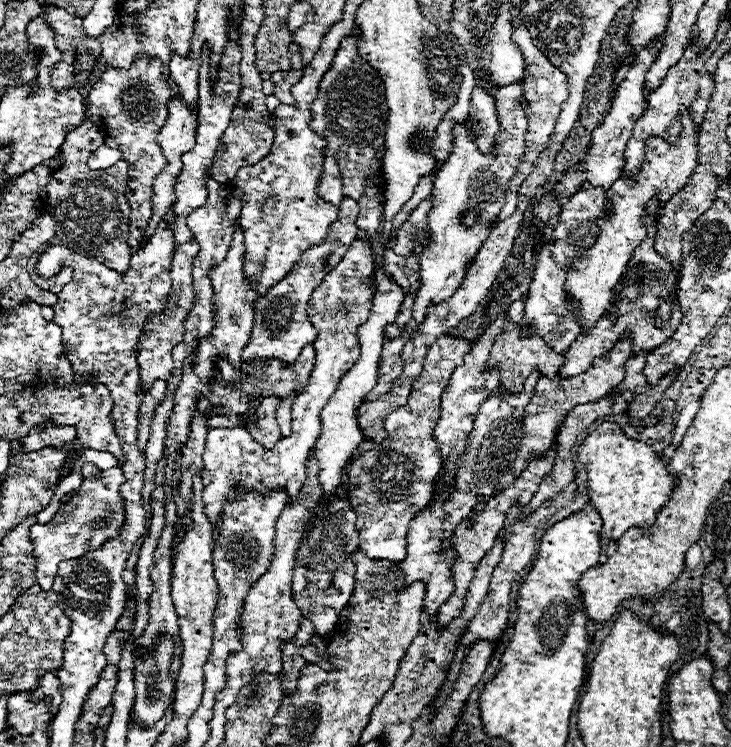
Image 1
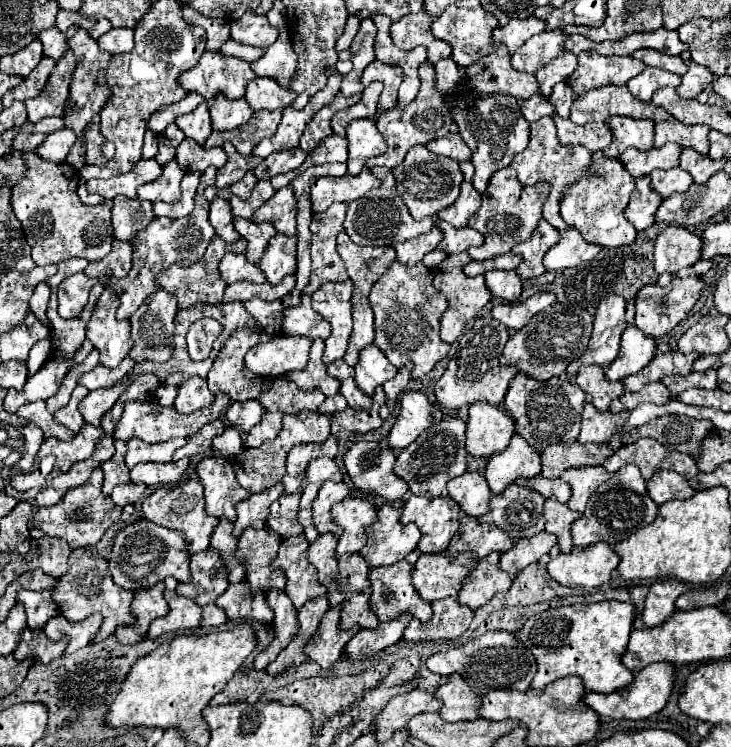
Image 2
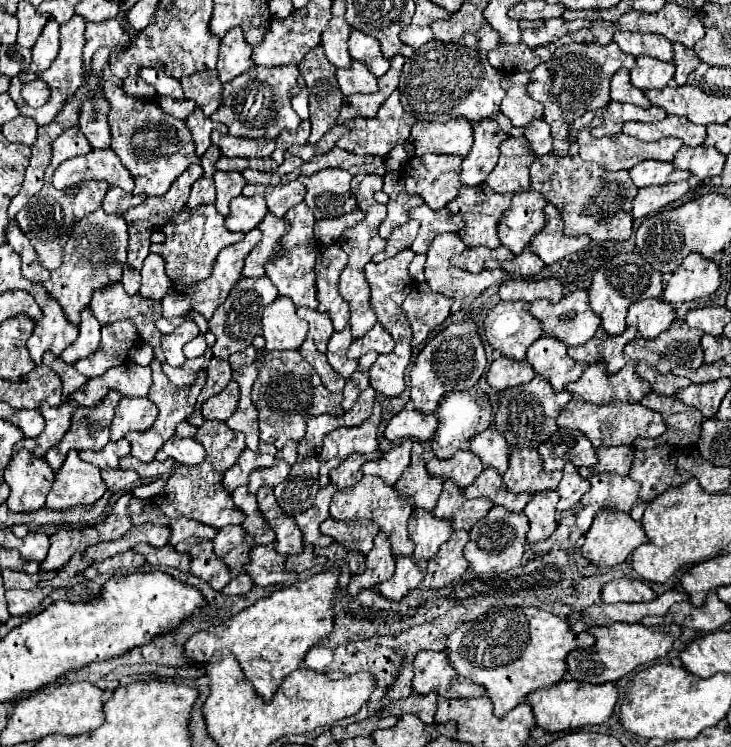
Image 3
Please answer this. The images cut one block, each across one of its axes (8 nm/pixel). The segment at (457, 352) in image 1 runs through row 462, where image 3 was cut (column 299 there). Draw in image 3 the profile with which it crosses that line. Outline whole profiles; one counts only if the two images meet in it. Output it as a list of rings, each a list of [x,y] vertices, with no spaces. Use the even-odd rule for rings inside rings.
[[[258,350],[256,358],[262,358],[258,364],[258,378],[252,386],[252,402],[258,410],[258,422],[260,422],[260,440],[274,444],[278,450],[288,440],[300,442],[306,434],[306,422],[310,416],[320,414],[334,414],[342,416],[344,410],[340,408],[342,394],[332,394],[328,388],[324,388],[320,376],[298,350],[284,350],[284,352],[266,352]]]

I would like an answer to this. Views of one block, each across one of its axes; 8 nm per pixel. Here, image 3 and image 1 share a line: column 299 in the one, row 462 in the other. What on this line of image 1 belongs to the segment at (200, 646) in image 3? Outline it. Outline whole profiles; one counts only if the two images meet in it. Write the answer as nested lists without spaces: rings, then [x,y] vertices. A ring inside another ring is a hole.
[[[604,422],[600,424],[578,448],[578,458],[580,462],[586,466],[588,472],[588,496],[592,506],[600,512],[604,526],[602,526],[602,538],[610,538],[610,540],[618,540],[628,528],[632,526],[652,526],[656,522],[656,512],[662,510],[662,506],[666,506],[666,500],[670,500],[672,492],[674,492],[674,484],[676,478],[666,470],[668,462],[664,462],[658,452],[634,438],[628,438],[618,424],[612,422]]]

